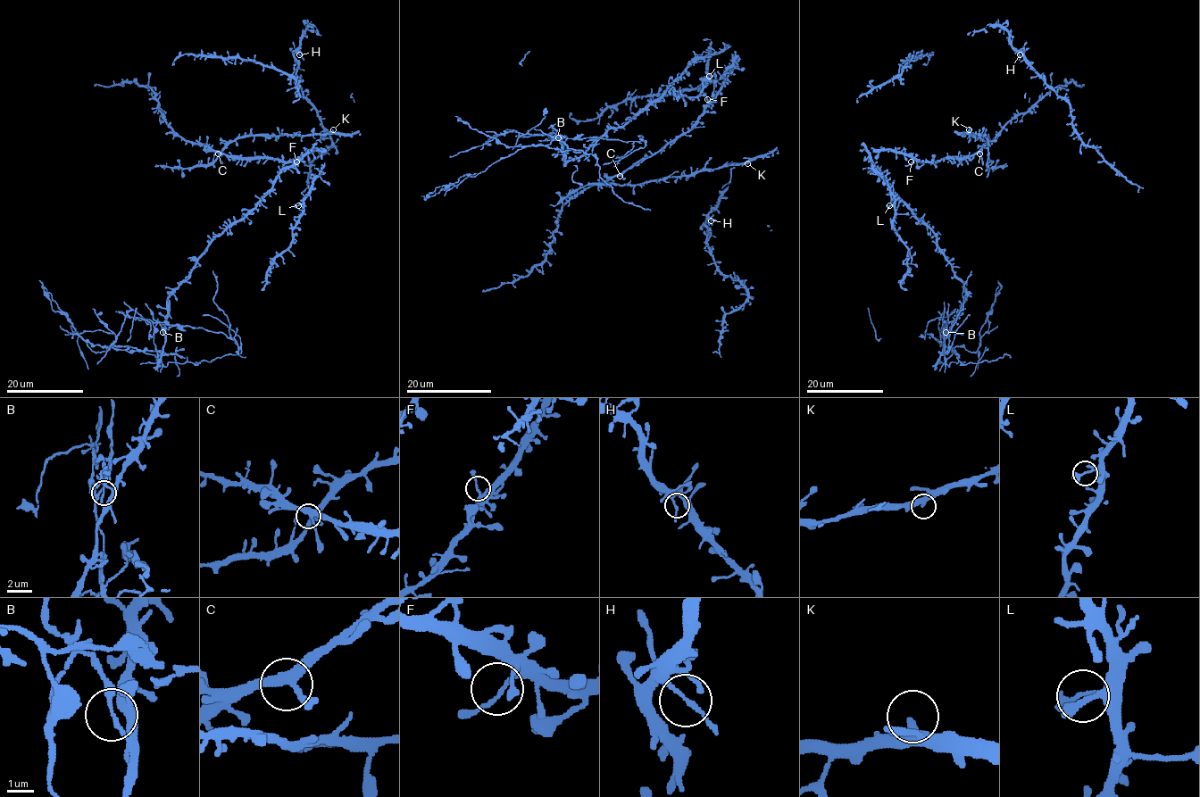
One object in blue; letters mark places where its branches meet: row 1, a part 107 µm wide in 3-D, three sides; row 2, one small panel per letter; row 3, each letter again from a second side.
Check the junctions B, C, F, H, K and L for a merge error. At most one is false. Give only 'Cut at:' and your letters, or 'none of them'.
Cut at: B

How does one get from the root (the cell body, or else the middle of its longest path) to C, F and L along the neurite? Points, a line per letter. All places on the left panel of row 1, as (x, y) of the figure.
C: (323, 149), (306, 153), (295, 161), (234, 158), (218, 153)
F: (323, 149), (305, 153), (296, 161)
L: (323, 149), (322, 170), (312, 181), (310, 194), (298, 205)

